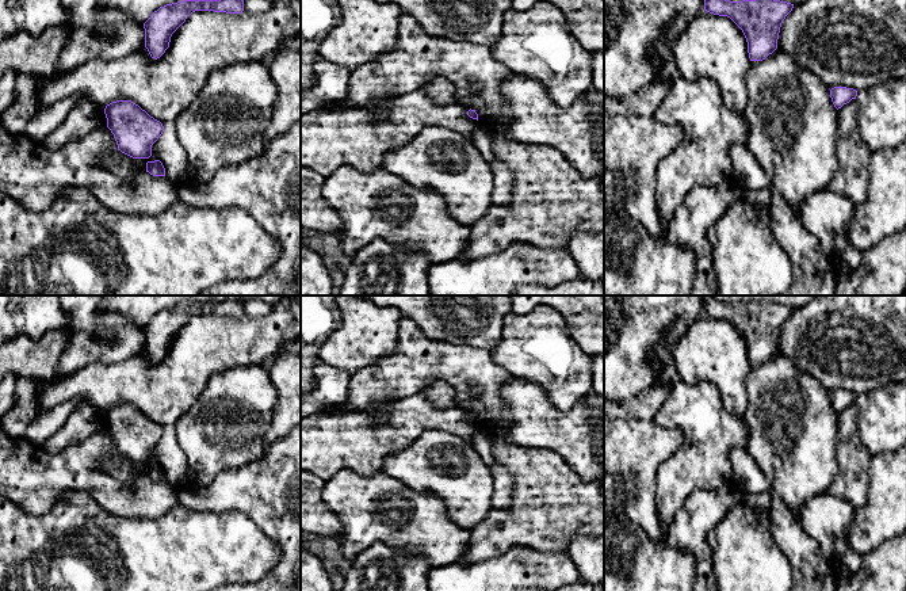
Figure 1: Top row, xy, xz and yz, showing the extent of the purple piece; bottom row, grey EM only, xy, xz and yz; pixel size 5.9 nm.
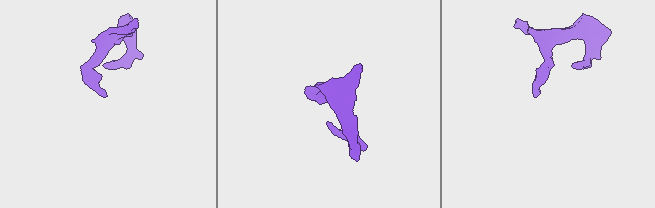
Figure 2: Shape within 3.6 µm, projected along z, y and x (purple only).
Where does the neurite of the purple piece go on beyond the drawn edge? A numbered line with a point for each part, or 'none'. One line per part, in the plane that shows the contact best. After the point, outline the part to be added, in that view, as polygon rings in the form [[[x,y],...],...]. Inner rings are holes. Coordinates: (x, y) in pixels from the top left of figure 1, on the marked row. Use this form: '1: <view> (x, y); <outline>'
none

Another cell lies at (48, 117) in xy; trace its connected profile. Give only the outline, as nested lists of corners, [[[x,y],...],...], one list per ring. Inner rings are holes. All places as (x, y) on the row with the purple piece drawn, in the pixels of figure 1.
[[[74,94],[53,104],[41,104],[26,126],[24,136],[35,142],[42,142],[49,133],[65,121],[69,110],[80,100],[84,100],[84,95]]]

